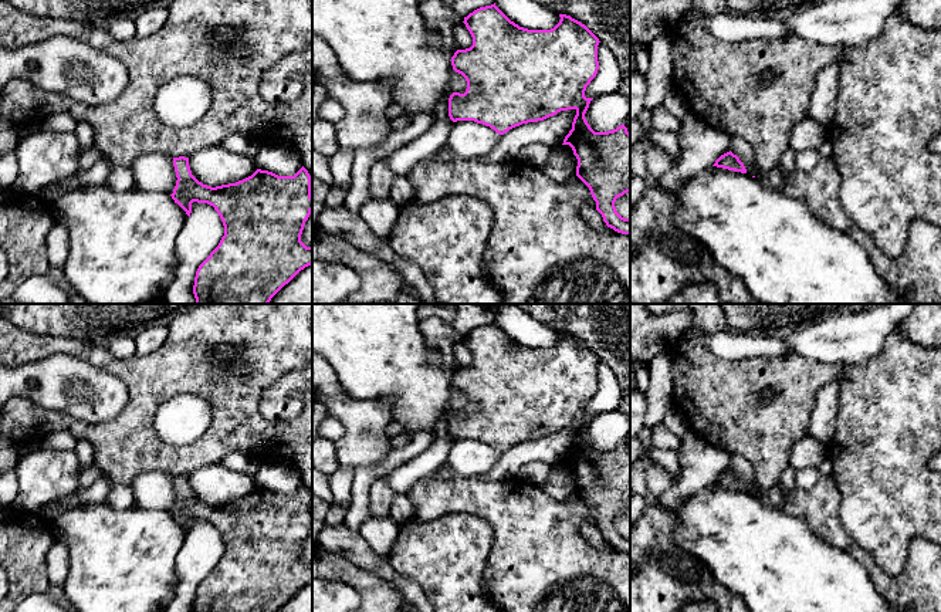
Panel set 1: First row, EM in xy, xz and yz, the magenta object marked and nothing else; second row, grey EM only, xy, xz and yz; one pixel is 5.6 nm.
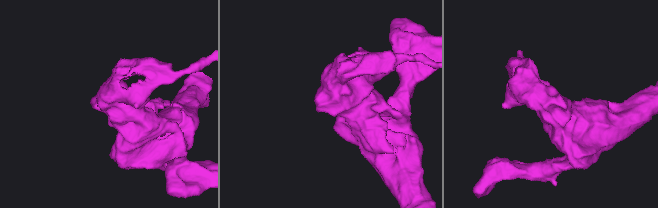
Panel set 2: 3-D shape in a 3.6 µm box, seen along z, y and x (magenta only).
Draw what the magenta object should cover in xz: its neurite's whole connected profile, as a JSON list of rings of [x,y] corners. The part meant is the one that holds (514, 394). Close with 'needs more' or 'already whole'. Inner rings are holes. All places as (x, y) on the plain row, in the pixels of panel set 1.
[[[497,324],[480,325],[464,335],[464,342],[473,355],[473,364],[457,368],[451,375],[453,388],[467,399],[464,412],[453,410],[449,416],[449,435],[453,440],[474,439],[490,444],[504,453],[510,447],[528,440],[544,439],[561,429],[575,427],[572,447],[562,463],[569,463],[578,477],[576,494],[589,506],[596,528],[607,545],[630,554],[630,537],[622,535],[615,525],[617,515],[630,510],[630,452],[623,443],[607,450],[595,450],[585,432],[593,416],[586,416],[585,409],[599,388],[599,356],[580,339],[566,332],[559,332],[559,341],[551,348],[528,348],[511,339]]]; already whole

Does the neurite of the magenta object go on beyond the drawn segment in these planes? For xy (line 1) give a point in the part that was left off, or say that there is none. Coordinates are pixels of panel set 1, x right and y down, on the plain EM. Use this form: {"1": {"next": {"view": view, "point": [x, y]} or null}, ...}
{"1": {"next": null}}

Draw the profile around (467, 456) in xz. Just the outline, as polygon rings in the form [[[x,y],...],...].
[[[474,439],[453,440],[446,464],[463,476],[484,476],[500,460],[501,453]]]

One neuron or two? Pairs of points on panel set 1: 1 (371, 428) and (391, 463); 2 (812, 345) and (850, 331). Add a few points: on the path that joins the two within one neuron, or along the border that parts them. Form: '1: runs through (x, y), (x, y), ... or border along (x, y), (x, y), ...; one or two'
1: border along (393, 447), (379, 463), (355, 467); two
2: runs through (822, 340), (840, 337); one

